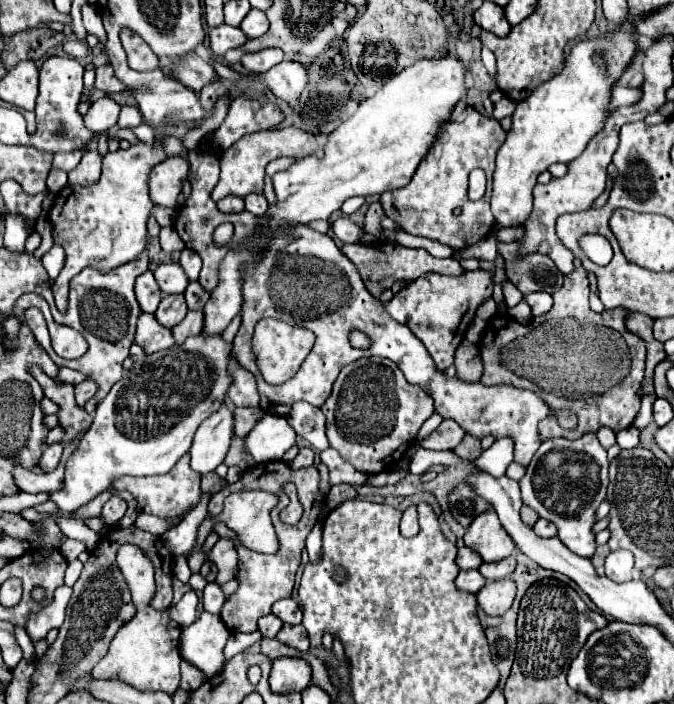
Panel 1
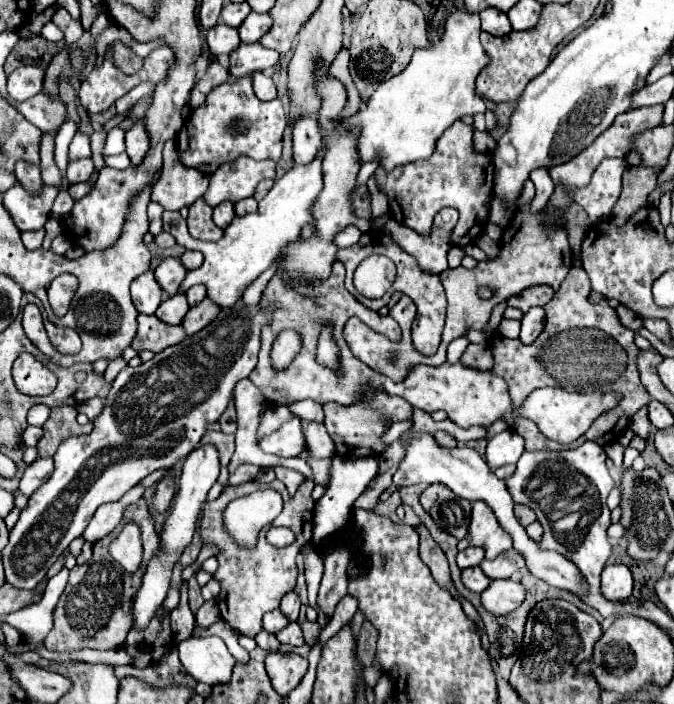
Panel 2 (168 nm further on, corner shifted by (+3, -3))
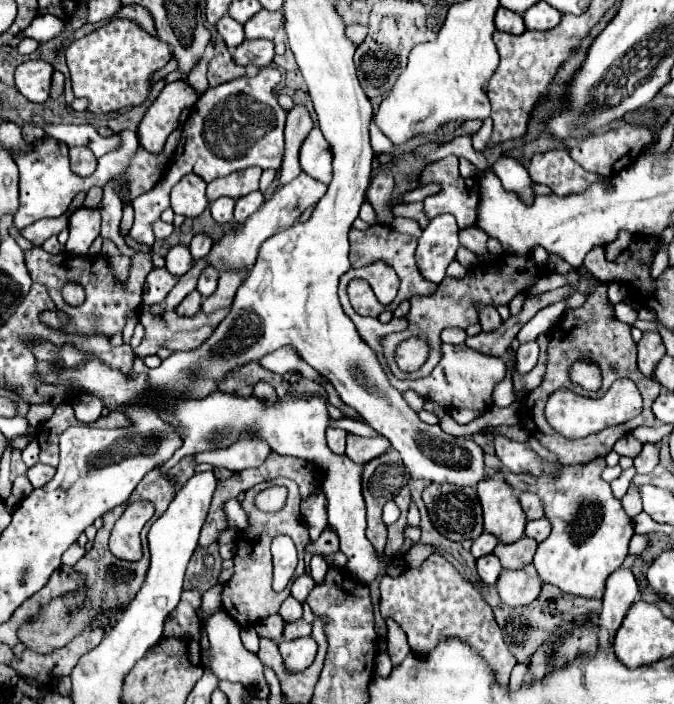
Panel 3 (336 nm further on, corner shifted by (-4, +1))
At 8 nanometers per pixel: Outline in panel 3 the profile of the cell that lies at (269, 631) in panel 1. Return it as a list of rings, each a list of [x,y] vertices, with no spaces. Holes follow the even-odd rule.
[[[289,596],[289,598],[281,604],[279,614],[283,616],[283,620],[285,620],[285,622],[293,622],[293,620],[299,620],[299,618],[301,618],[303,610],[301,610],[301,604],[299,604],[295,598],[291,598],[291,596]]]

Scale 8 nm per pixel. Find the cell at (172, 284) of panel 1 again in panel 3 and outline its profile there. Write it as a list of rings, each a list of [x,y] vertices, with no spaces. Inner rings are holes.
[[[173,246],[169,250],[169,254],[165,256],[165,268],[175,276],[187,274],[193,264],[195,264],[195,260],[193,260],[187,246]]]

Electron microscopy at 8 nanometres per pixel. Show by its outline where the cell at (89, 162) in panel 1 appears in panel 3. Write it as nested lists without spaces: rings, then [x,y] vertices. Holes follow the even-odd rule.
[[[71,148],[69,158],[73,172],[79,176],[91,176],[97,168],[97,158],[89,148]]]

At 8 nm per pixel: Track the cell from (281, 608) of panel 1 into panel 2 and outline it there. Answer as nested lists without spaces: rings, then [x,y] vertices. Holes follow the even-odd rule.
[[[288,592],[288,594],[282,598],[280,610],[288,616],[290,622],[296,622],[296,620],[298,620],[298,612],[300,612],[300,598],[298,598],[298,594],[296,594],[296,592]]]

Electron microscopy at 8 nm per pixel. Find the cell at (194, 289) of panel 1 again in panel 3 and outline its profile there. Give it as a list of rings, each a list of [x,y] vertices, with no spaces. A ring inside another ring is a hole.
[[[205,268],[203,274],[199,276],[199,284],[197,284],[197,290],[203,298],[211,296],[217,288],[217,280],[219,280],[219,272],[215,268]]]

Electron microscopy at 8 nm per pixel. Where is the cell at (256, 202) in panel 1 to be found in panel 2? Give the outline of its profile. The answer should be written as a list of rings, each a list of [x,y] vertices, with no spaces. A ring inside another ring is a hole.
[[[250,196],[250,198],[244,198],[244,200],[240,200],[240,202],[234,204],[236,216],[246,216],[246,214],[250,214],[250,212],[256,212],[256,208],[258,208],[258,202],[256,202],[252,196]]]

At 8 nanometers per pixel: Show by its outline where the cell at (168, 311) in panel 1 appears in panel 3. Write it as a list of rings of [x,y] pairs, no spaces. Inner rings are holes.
[[[193,290],[189,296],[183,298],[183,302],[175,308],[175,312],[179,316],[195,316],[199,312],[199,308],[201,308],[201,300],[203,300],[201,294],[197,290]]]

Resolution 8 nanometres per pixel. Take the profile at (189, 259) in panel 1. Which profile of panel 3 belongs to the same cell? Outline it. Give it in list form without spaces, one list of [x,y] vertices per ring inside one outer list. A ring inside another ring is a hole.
[[[199,234],[199,236],[195,236],[195,238],[191,240],[189,250],[191,250],[193,258],[195,258],[195,260],[199,260],[199,258],[203,258],[203,256],[207,256],[207,254],[209,254],[211,246],[213,246],[213,240],[211,240],[209,236],[205,236],[205,234]]]

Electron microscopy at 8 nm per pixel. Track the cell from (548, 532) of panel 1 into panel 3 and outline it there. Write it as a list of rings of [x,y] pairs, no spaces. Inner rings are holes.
[[[539,518],[535,522],[527,522],[527,526],[525,526],[525,534],[529,538],[537,540],[537,542],[543,542],[549,536],[549,532],[551,532],[551,524],[549,524],[547,518]]]

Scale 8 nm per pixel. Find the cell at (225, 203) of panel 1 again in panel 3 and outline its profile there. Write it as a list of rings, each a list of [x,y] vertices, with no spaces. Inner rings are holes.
[[[219,198],[219,200],[211,202],[211,216],[219,224],[227,224],[227,222],[233,220],[233,208],[235,208],[235,200],[231,200],[231,198]]]

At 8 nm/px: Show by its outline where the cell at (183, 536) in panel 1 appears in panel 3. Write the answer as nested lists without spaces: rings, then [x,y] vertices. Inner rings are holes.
[[[257,382],[255,388],[253,388],[253,394],[255,394],[255,398],[263,400],[265,404],[273,404],[273,400],[277,398],[275,388],[271,384],[267,384],[267,382]]]

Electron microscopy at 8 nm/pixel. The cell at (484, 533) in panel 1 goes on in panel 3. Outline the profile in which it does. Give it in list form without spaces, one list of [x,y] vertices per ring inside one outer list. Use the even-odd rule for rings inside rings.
[[[501,472],[489,474],[487,480],[477,484],[479,502],[483,506],[483,528],[493,534],[501,544],[519,540],[525,532],[525,512],[513,496],[513,488],[505,484]]]

